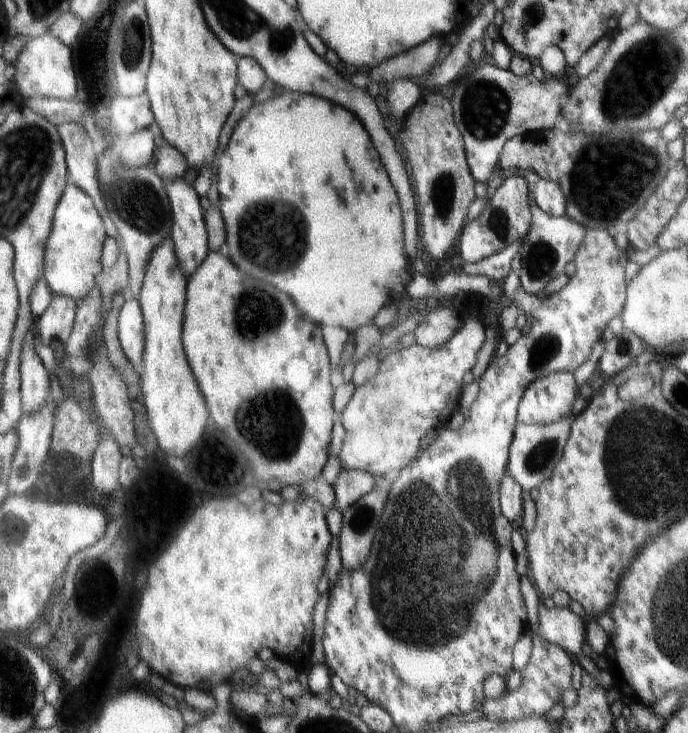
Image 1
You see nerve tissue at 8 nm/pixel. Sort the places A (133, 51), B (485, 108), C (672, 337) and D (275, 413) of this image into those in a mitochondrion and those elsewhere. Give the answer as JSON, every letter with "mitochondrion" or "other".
{"A":"mitochondrion","B":"mitochondrion","C":"other","D":"mitochondrion"}

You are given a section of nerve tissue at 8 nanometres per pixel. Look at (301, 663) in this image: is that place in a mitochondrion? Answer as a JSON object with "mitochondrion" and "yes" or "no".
{"mitochondrion":"no"}

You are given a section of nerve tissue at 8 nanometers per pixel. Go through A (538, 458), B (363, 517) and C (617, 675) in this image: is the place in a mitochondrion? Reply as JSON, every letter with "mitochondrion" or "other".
{"A":"mitochondrion","B":"mitochondrion","C":"other"}

